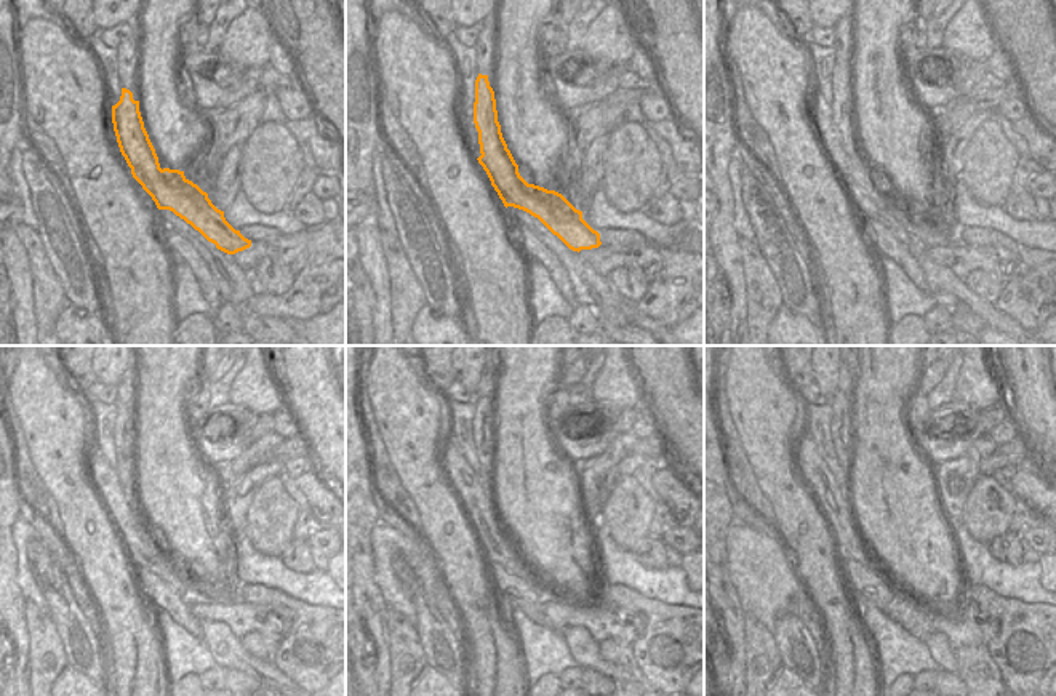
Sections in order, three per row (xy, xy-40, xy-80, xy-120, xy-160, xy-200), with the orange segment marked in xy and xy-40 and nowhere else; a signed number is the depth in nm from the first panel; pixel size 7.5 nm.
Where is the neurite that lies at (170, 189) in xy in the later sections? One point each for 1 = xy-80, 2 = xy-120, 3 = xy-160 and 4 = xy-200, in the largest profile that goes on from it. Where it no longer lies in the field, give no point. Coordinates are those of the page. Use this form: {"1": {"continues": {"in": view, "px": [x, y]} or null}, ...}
{"1": {"continues": {"in": "xy-80", "px": [933, 232]}}, "2": {"continues": {"in": "xy-120", "px": [124, 434]}}, "3": {"continues": {"in": "xy-160", "px": [484, 439]}}, "4": {"continues": {"in": "xy-200", "px": [840, 426]}}}

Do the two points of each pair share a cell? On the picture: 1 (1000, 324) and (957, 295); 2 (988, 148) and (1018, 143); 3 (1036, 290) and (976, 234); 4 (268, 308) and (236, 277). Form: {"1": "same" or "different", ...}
{"1": "same", "2": "different", "3": "same", "4": "different"}

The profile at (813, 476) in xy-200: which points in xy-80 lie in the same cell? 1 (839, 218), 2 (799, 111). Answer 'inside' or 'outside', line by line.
1: outside
2: outside

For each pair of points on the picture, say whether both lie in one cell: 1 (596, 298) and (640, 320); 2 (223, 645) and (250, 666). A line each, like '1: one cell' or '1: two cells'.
1: one cell
2: one cell

